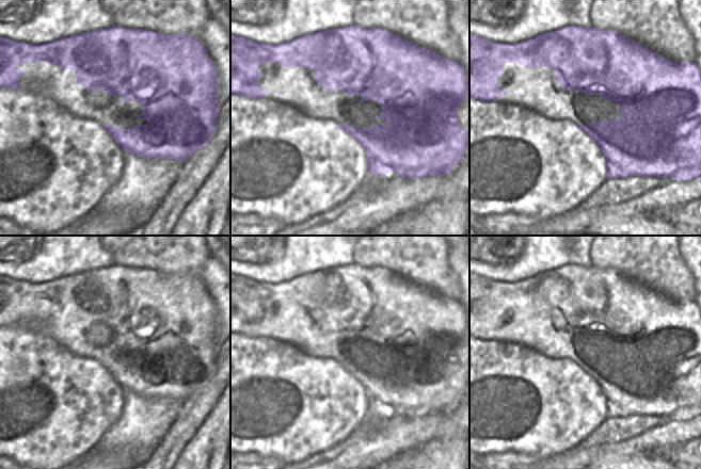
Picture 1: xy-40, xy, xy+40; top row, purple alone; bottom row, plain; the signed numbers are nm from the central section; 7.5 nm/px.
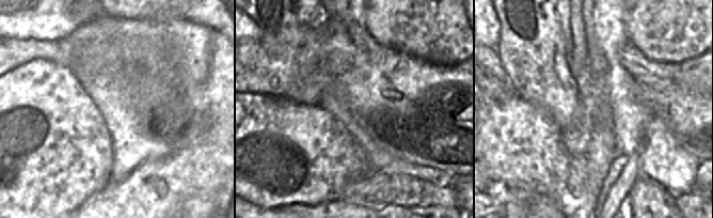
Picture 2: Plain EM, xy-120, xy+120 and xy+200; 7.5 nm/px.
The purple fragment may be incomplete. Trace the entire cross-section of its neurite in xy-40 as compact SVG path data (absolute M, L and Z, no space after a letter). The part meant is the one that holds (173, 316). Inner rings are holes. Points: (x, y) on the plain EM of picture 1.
M116 263L39 285L0 276L0 327L21 327L19 319L26 311L18 308L27 302L52 302L61 308L74 308L77 322L82 323L86 329L106 329L108 336L122 334L123 340L141 342L144 350L140 358L146 359L147 363L138 363L133 368L103 363L124 391L146 398L185 400L207 385L218 368L221 345L218 341L218 309L197 276L165 274L142 268L125 268Z

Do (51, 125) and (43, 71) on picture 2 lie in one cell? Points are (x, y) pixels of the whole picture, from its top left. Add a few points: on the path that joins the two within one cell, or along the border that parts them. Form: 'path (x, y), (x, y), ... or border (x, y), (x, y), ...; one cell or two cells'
path (44, 111), (43, 84); one cell

